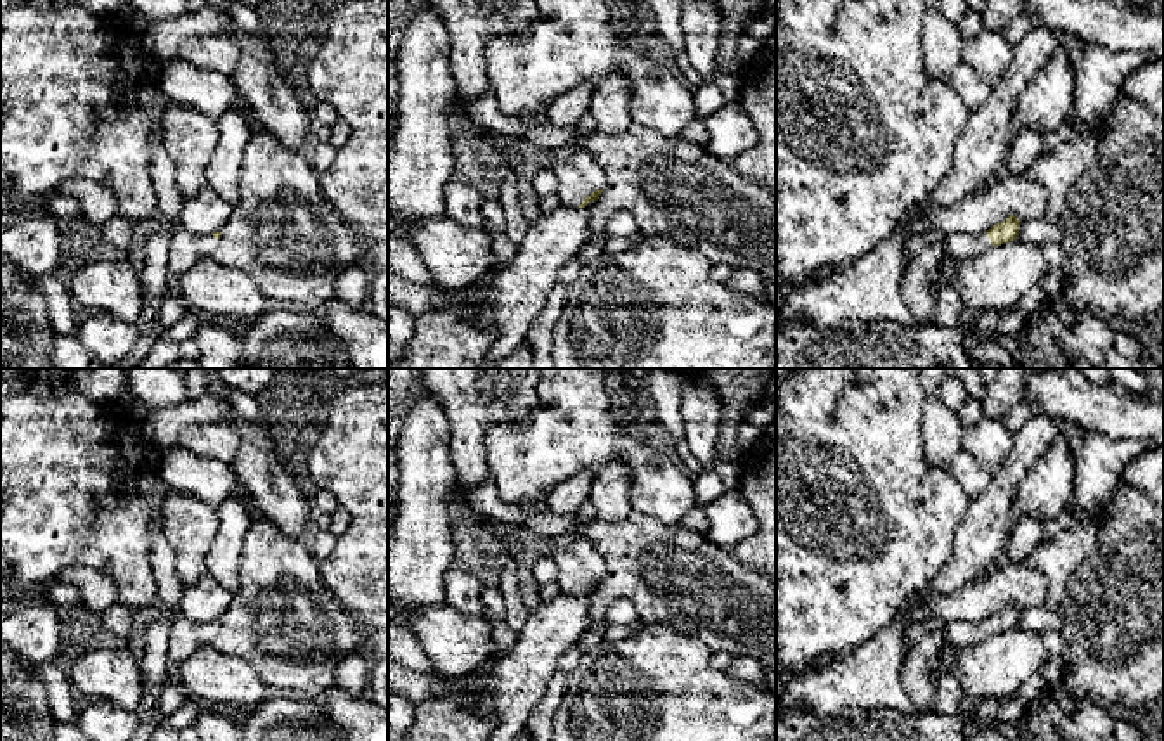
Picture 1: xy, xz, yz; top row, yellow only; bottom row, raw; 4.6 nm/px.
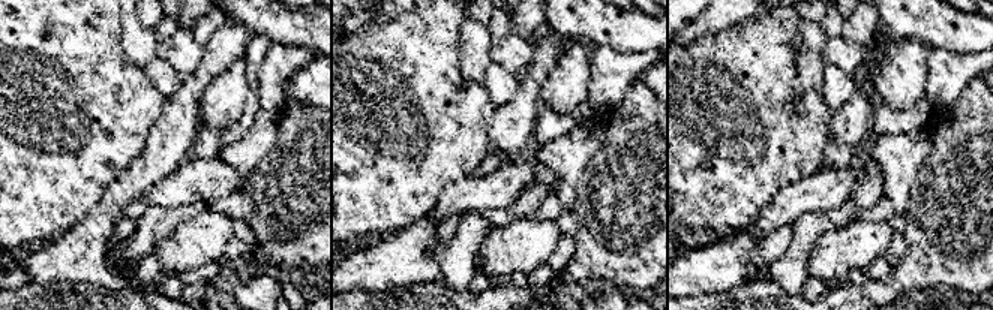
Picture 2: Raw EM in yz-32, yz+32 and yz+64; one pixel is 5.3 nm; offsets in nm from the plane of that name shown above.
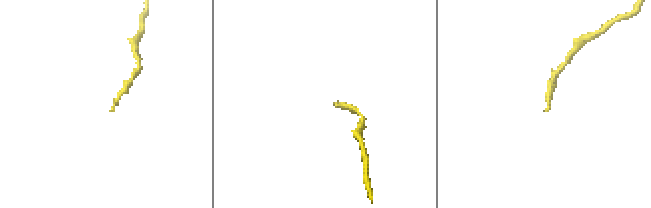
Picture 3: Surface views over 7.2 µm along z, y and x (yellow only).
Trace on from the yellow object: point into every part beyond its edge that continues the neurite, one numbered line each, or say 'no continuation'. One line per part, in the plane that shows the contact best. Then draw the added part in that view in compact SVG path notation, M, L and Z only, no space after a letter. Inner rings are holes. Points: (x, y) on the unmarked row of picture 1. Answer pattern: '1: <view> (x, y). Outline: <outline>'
1: xz (577, 563). Outline: M585 535L573 537L565 547L554 549L551 557L558 566L556 583L561 594L580 594L587 583L606 573L603 557Z

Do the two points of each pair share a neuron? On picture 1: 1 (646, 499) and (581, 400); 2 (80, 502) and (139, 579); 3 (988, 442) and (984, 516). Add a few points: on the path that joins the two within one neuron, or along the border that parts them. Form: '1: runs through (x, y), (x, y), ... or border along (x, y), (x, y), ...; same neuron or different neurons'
1: runs through (646, 475), (646, 470), (601, 425); same neuron
2: runs through (84, 521), (84, 527), (120, 560); same neuron
3: border along (1014, 435), (1010, 452), (993, 471); different neurons

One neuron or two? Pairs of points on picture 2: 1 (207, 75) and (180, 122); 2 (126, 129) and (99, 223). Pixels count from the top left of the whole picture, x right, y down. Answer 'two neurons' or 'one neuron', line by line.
1: one neuron
2: two neurons

